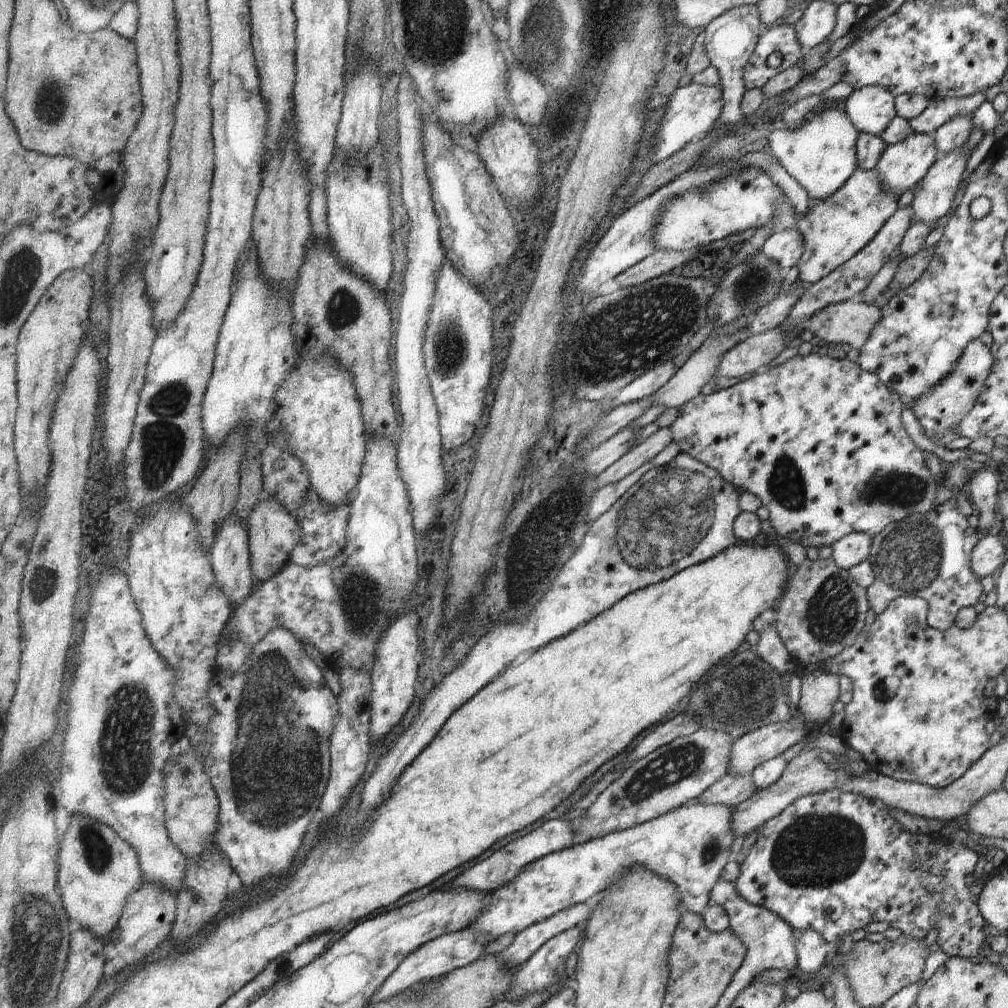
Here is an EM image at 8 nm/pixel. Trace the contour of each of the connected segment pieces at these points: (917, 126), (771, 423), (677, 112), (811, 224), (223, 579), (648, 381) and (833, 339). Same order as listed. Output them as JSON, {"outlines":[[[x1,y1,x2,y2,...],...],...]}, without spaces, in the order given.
{"outlines":[[[981,93,943,101,928,100,927,108,919,116,907,120,907,124,914,132,931,134,953,116,959,116,965,112,972,115,983,104,983,101,985,101,985,97]],[[810,352,804,356,799,356,797,354,794,357,787,359,782,364,767,368,762,374,757,374,755,372,749,379,739,381,737,384,730,387,720,389,708,395,702,395,699,393,695,396,695,398,691,398,687,404,678,408,679,413,669,427,671,428,671,432,673,432,673,440,678,444,681,453,689,454,693,459,696,459,701,463,705,463,708,467,712,467,713,469,719,471,721,476,731,483,733,487,737,487,739,490,743,490,745,492,751,492,753,496,757,496,757,498,761,500,761,504,767,508,769,513,767,521,770,526,773,527,773,530,775,530,776,536,779,539,786,539,791,543,798,543,803,548,813,546,813,548,819,549,822,546,830,546,830,544,833,544,833,542,835,542,838,538,841,538,851,532,863,532,863,534,867,534,867,536,872,538,875,534,879,534,879,532,881,532,881,530,883,530,883,528,890,523,899,522,901,519,907,518,909,514,925,514,925,512,929,512,929,510,933,510,933,508,937,506,937,500,935,500,937,496,935,496,935,494,937,494,937,485,939,482,931,474,927,466,925,466,923,451,913,444,909,436,907,436,907,433,905,433,903,424,899,421,901,410,903,410,903,402,904,400,902,400,902,398,898,397,893,391,890,391,888,387,886,387,874,374,863,370,856,362,851,362,846,358,835,359,827,355,818,355,817,353]],[[689,82,679,88,677,94,671,98,673,100,669,100,656,134,656,142,650,145,656,145,656,153,652,159,654,163,667,160,671,155,683,150,689,143,698,140,699,137,718,125,721,106,723,106,719,82,717,82,717,86,703,86,703,84]],[[856,167,853,174,835,190,829,198,825,200,809,200,806,213,801,215,795,213,796,230,803,238,803,254,797,261,797,280,813,284,815,281,827,276,832,270,835,270,840,264,849,260,854,254,857,254,872,238,883,223,897,210,898,197,887,190,881,188,877,172,873,170,863,170]],[[233,512,233,516,225,522,225,526,221,526,221,532,217,533,215,544,213,544,210,552,213,572,215,572,217,577,217,584,223,588,225,594,229,595,229,600,233,602,233,611,237,606,241,606,245,600,251,597,253,591,256,589,249,540,250,532,248,528,243,526,243,520]],[[669,360,669,362,653,368,653,370,649,370,649,372,643,374,636,381,631,382,629,386,620,390,614,396,613,406,616,409,618,406,627,404,627,402,635,402,641,400,641,398,645,398,645,396,655,394,677,374,677,371,678,368,673,363,673,360]],[[852,299,836,302,818,310,808,318,804,325,813,336,820,338,821,343,859,350,867,342,869,332,873,330,873,326,877,326,879,320,881,320,881,314,878,307,871,303]]]}

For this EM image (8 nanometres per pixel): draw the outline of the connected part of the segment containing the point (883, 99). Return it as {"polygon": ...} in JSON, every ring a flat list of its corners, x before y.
{"polygon":[[861,86,852,90,842,110,855,130,877,137,896,116,894,96,882,86]]}

